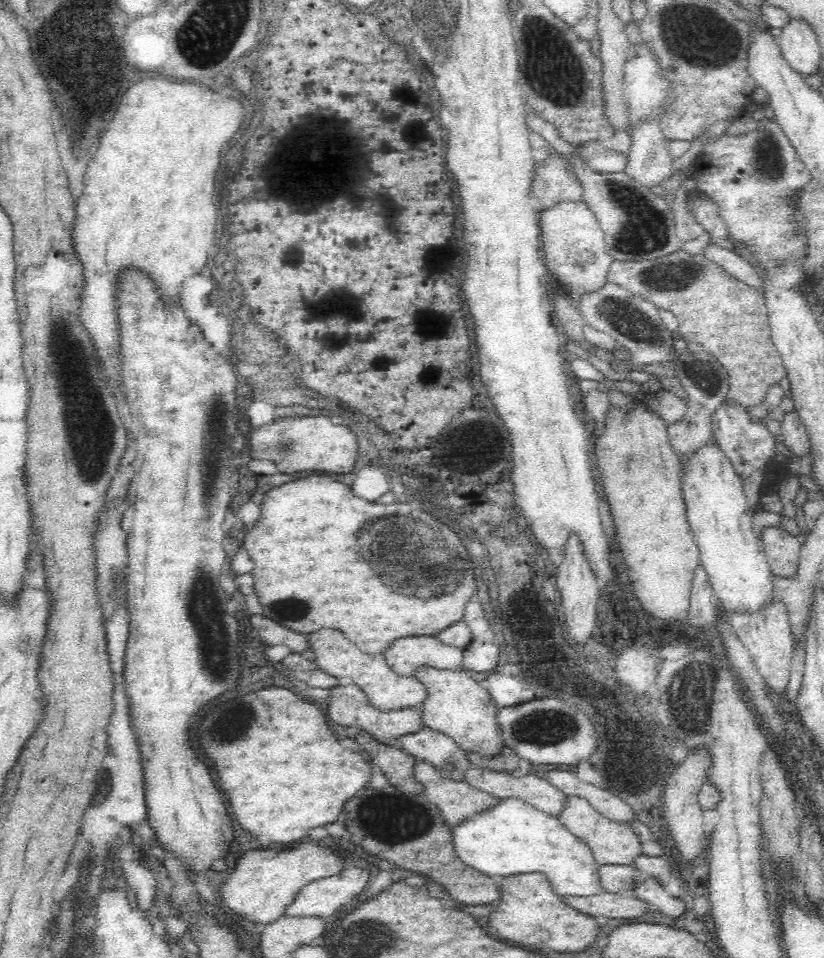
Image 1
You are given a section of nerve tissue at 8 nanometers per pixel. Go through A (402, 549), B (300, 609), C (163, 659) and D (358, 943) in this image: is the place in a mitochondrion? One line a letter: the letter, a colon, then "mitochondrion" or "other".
A: mitochondrion
B: mitochondrion
C: other
D: mitochondrion

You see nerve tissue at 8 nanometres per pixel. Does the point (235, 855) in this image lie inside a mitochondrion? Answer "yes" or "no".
no

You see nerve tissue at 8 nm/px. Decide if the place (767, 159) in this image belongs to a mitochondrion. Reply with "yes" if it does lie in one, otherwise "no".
yes

